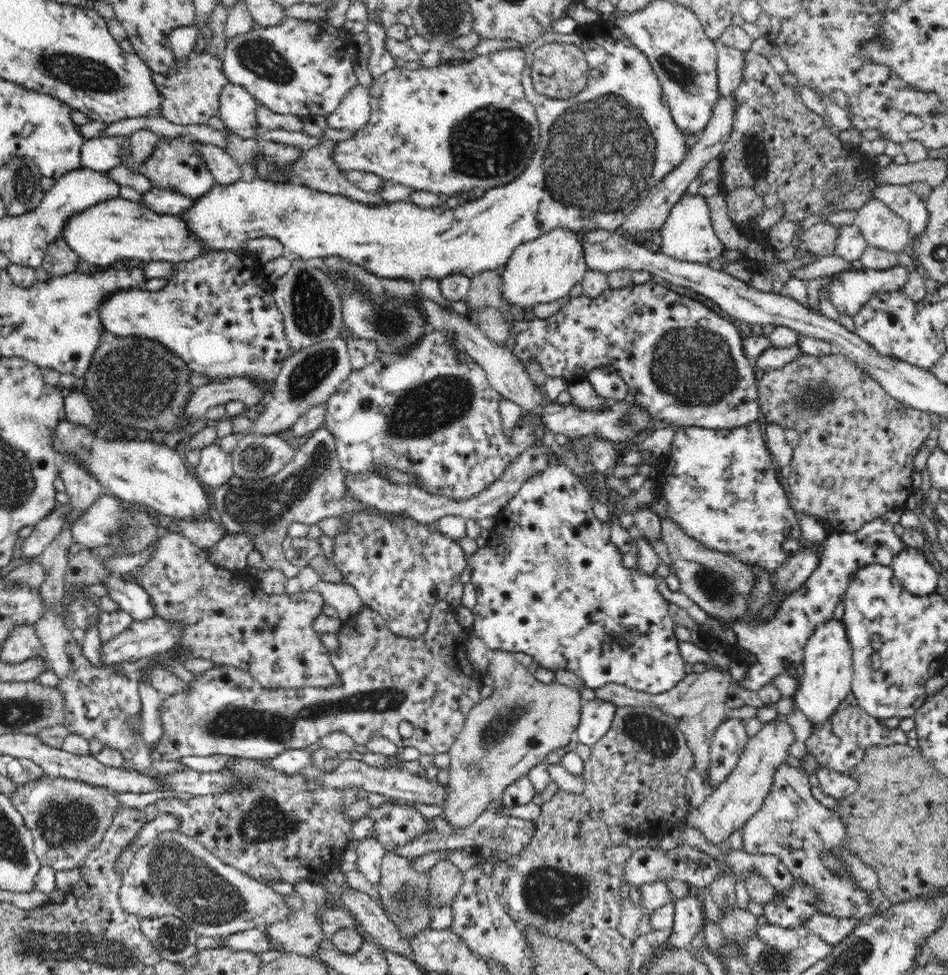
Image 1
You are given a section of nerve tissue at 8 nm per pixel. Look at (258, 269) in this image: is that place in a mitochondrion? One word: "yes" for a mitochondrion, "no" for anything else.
no

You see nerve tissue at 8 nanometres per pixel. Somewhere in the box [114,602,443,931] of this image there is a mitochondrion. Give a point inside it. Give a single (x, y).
(186, 881)

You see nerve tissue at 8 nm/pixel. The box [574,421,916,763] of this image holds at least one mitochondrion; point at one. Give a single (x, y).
(718, 587)

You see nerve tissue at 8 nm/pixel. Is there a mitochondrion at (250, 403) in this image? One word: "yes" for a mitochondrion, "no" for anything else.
no

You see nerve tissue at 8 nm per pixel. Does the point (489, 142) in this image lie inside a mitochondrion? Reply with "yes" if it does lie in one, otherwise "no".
yes

